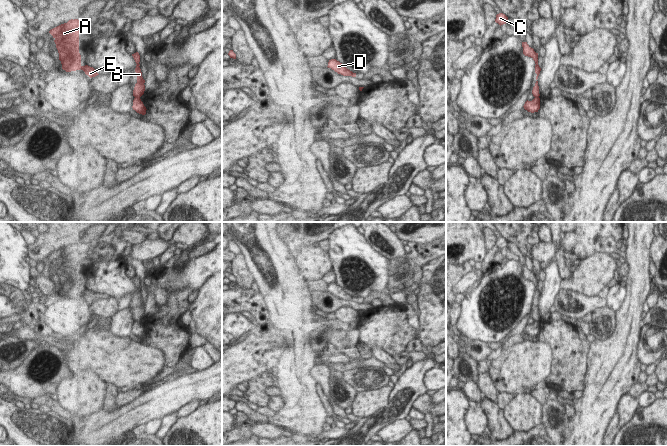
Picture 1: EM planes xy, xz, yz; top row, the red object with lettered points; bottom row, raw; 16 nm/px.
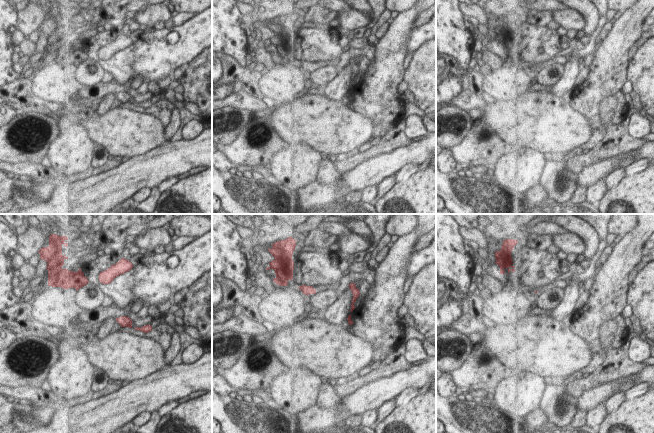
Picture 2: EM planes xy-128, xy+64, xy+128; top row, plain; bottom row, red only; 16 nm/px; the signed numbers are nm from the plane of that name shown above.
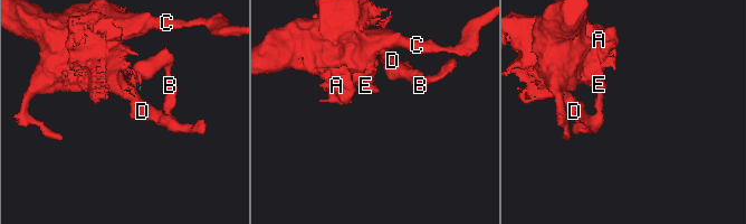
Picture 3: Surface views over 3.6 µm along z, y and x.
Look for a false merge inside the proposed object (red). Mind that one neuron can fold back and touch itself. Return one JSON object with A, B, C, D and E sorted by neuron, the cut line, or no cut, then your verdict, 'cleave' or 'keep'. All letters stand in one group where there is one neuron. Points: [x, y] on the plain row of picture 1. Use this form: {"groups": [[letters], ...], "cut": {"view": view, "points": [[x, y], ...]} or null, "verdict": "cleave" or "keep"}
{"groups": [["A", "C", "D", "E"], ["B"]], "cut": {"view": "xy", "points": [[139, 321], [135, 322]]}, "verdict": "cleave"}

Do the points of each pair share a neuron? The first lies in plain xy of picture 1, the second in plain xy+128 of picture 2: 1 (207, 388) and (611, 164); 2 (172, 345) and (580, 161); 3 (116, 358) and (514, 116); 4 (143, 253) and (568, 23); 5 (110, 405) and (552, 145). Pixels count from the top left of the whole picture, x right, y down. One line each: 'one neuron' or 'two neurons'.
1: one neuron
2: two neurons
3: one neuron
4: one neuron
5: two neurons

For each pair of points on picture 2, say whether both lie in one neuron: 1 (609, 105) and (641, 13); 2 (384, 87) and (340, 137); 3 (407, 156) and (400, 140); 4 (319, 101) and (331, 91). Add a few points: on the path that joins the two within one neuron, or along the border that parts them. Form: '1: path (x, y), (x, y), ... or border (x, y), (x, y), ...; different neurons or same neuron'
1: border (616, 94), (606, 96), (602, 100), (599, 115); different neurons
2: border (347, 106), (371, 118), (378, 129); different neurons
3: border (413, 142), (381, 154); different neurons
4: border (325, 93), (331, 98), (341, 101); different neurons

